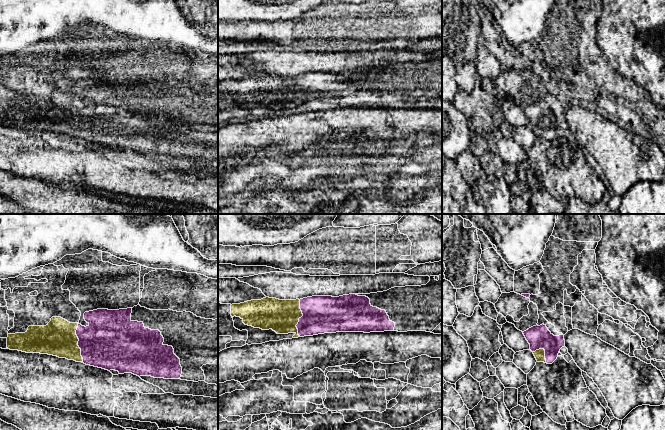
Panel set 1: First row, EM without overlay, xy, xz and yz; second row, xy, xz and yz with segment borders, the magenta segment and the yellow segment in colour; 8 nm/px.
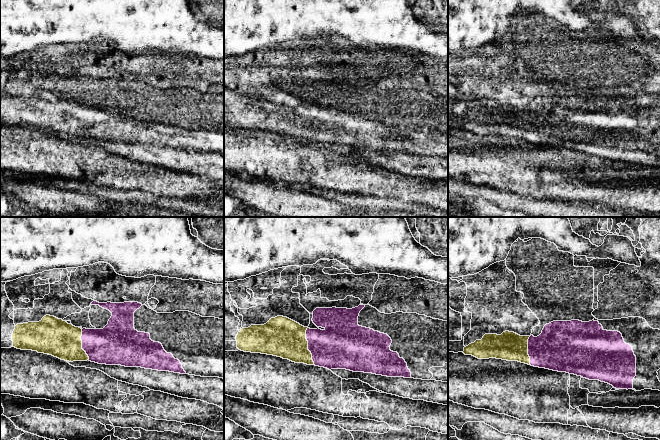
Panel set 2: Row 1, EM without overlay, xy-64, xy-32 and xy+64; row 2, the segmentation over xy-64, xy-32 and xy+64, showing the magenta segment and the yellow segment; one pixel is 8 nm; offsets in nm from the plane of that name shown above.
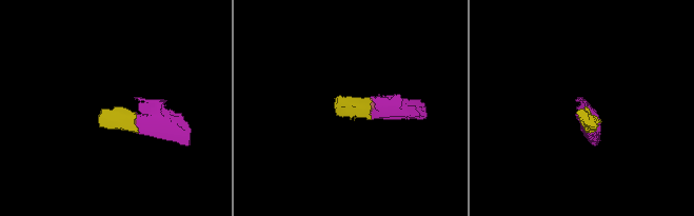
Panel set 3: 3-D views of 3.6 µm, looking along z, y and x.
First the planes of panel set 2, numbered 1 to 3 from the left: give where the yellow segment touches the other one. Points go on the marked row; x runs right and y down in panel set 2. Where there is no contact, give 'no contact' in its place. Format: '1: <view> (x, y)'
1: xy-64 (82, 344)
2: xy-32 (308, 346)
3: xy+64 (528, 350)

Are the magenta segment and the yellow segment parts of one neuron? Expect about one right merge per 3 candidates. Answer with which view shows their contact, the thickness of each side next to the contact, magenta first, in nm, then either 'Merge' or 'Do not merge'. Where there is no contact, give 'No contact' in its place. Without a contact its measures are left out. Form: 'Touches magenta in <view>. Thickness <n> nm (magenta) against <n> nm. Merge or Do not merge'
Touches magenta in xy. Thickness 440 nm (magenta) against 280 nm. Merge

